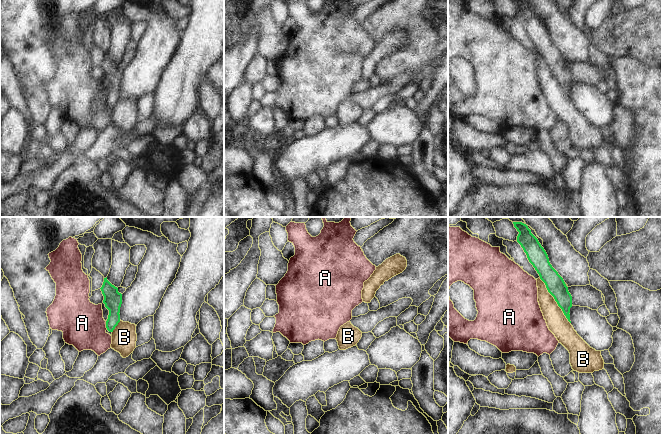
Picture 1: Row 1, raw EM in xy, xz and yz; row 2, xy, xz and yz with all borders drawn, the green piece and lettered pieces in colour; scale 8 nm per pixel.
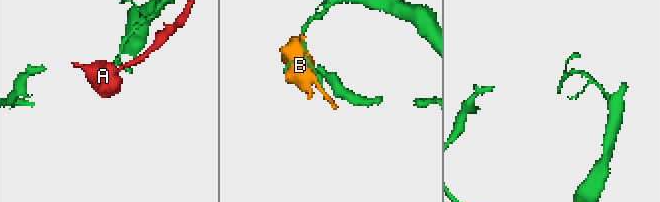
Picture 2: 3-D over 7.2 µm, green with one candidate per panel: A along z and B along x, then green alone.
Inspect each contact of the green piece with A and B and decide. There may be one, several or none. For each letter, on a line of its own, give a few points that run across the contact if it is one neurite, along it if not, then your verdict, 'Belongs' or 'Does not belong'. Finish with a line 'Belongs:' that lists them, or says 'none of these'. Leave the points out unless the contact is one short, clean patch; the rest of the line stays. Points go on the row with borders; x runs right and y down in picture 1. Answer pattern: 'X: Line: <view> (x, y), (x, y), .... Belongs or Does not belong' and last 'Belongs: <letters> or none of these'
A: Does not belong
B: Does not belong
Belongs: none of these

